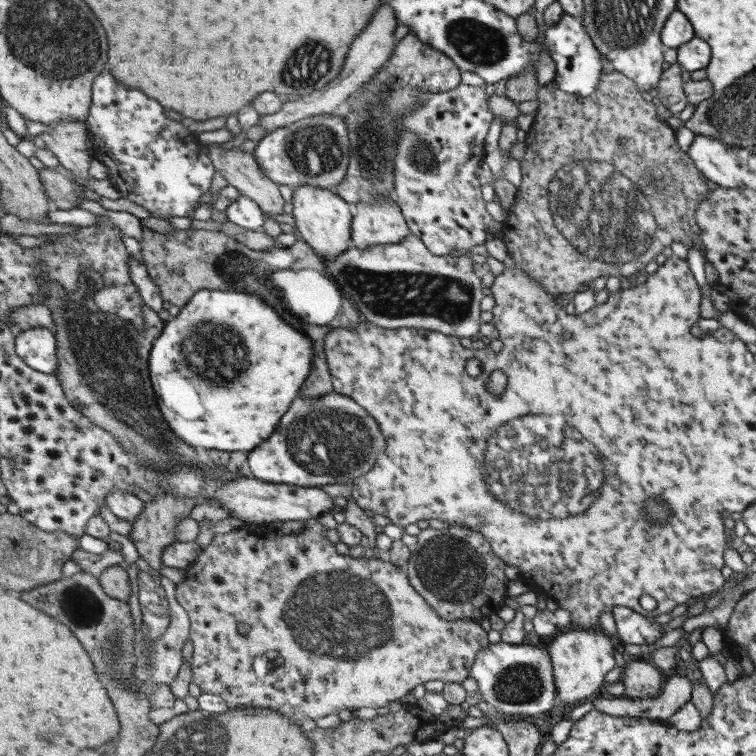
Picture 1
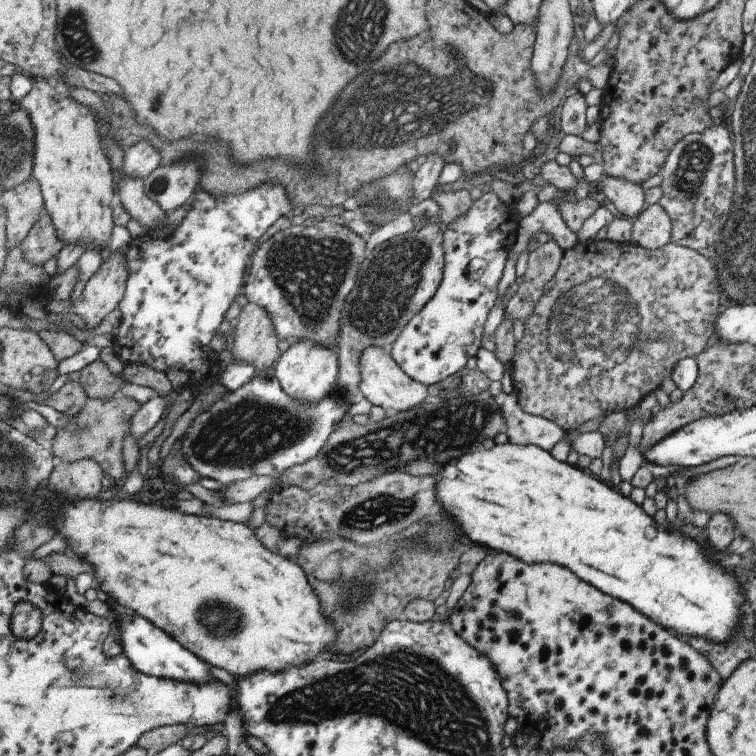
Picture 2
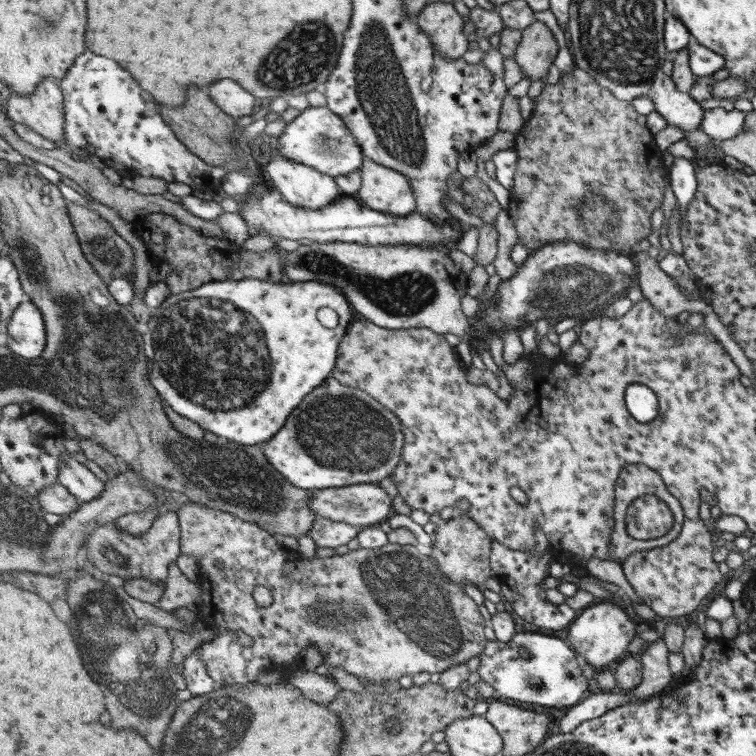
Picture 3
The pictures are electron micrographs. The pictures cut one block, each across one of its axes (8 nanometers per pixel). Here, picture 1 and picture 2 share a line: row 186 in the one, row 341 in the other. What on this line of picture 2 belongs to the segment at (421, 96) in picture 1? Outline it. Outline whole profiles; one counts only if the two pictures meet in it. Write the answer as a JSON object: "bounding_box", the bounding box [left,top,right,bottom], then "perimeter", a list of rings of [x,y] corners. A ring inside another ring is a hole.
{"bounding_box":[337,220,443,404],"perimeter":[[[437,220],[427,222],[409,234],[395,236],[367,254],[363,270],[359,272],[359,284],[347,298],[343,310],[343,328],[337,340],[341,360],[341,382],[337,394],[347,398],[351,404],[367,398],[361,390],[363,352],[381,346],[391,354],[403,330],[415,316],[419,316],[419,310],[437,292],[443,278],[443,266],[443,226]]]}

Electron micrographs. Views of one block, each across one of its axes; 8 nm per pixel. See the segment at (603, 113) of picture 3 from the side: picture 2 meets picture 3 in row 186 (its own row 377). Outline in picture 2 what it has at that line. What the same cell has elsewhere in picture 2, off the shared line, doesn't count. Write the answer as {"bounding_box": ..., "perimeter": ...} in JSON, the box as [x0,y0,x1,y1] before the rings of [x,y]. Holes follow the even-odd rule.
{"bounding_box":[509,240,737,432],"perimeter":[[[585,240],[585,242],[577,242],[573,248],[563,250],[563,258],[559,262],[557,272],[553,274],[553,278],[545,284],[545,292],[539,298],[539,302],[535,304],[533,312],[525,318],[523,322],[523,338],[515,344],[515,354],[509,362],[511,366],[511,380],[513,380],[513,394],[519,400],[519,406],[525,414],[531,416],[541,416],[549,422],[559,424],[565,432],[575,430],[577,426],[581,426],[587,420],[593,420],[597,416],[609,416],[613,412],[627,412],[631,408],[635,408],[645,396],[653,394],[661,382],[673,374],[673,368],[679,360],[683,358],[695,358],[697,354],[701,354],[709,342],[715,338],[715,320],[719,318],[719,314],[723,314],[727,308],[737,306],[735,300],[727,298],[727,292],[721,292],[721,284],[719,284],[719,272],[713,266],[713,262],[689,248],[683,248],[679,244],[665,244],[659,250],[647,250],[643,246],[637,244],[615,244],[615,242],[599,242],[599,240]]]}

